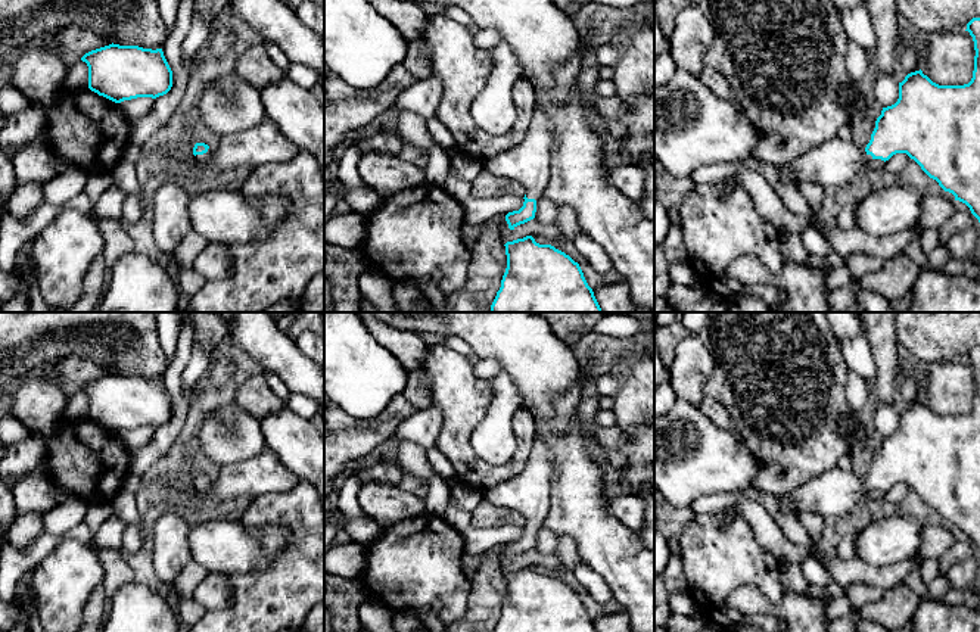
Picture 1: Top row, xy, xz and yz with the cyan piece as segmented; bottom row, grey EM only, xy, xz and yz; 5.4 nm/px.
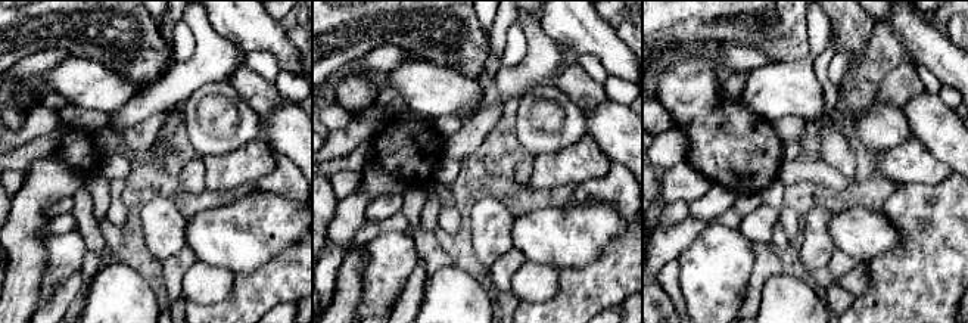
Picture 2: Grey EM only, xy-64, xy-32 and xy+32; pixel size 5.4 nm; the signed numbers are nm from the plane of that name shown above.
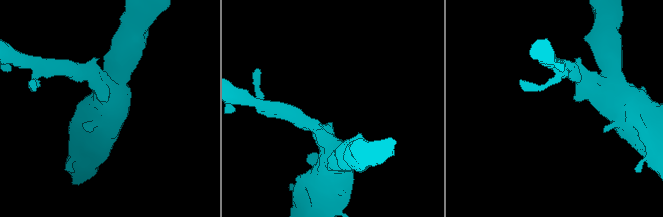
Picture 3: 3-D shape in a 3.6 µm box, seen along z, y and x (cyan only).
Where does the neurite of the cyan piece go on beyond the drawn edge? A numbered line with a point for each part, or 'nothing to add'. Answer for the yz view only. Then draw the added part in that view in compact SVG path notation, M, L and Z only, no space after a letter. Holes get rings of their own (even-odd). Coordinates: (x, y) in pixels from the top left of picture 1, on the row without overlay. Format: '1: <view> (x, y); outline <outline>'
1: yz (836, 492); outline M837 467L813 477L787 496L777 496L777 502L783 511L793 516L806 511L821 516L844 516L869 491L872 486L865 479Z

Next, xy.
1: xy (204, 489); outline M208 479L206 483L203 485L196 485L195 489L202 495L203 501L208 498L209 491L211 491L212 482Z

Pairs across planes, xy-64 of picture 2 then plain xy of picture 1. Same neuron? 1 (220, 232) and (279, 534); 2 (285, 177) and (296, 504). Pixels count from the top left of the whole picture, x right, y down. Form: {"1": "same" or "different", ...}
{"1": "same", "2": "same"}

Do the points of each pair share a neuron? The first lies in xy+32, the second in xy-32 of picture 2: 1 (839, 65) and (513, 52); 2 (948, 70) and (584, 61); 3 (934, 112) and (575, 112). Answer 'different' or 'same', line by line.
1: same
2: different
3: different

